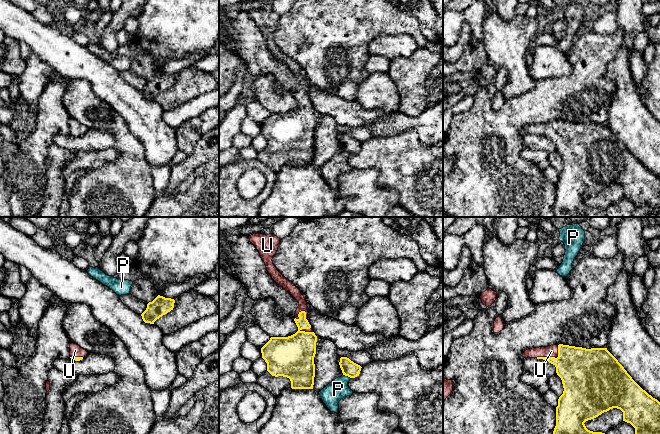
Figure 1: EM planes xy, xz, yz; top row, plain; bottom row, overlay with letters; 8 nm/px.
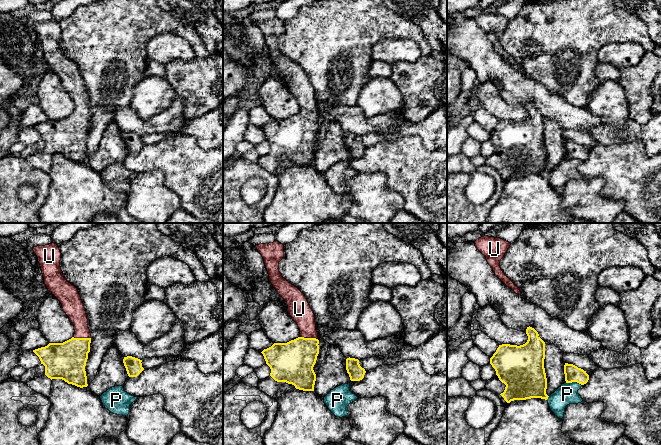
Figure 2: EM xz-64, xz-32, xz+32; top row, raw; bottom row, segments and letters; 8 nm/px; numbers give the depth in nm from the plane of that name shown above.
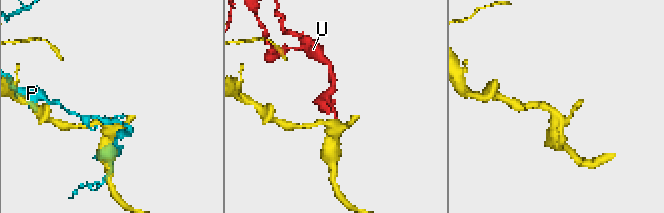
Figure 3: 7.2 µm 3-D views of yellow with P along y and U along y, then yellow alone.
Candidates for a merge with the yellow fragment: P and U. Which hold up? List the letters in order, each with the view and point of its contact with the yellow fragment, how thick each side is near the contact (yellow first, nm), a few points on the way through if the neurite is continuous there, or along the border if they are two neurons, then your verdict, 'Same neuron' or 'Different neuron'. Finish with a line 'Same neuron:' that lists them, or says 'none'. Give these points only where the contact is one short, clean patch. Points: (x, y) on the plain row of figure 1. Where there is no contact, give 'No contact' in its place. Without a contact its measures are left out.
P: Touches yellow at xz (347, 151). Thickness 120 nm (yellow) against 160 nm. Different neuron
U: Touches yellow at yz (552, 133). Thickness 340 nm (yellow) against 100 nm. Path across: yz (580, 145), (564, 133), (552, 133), (551, 127). Same neuron
Same neuron: U

